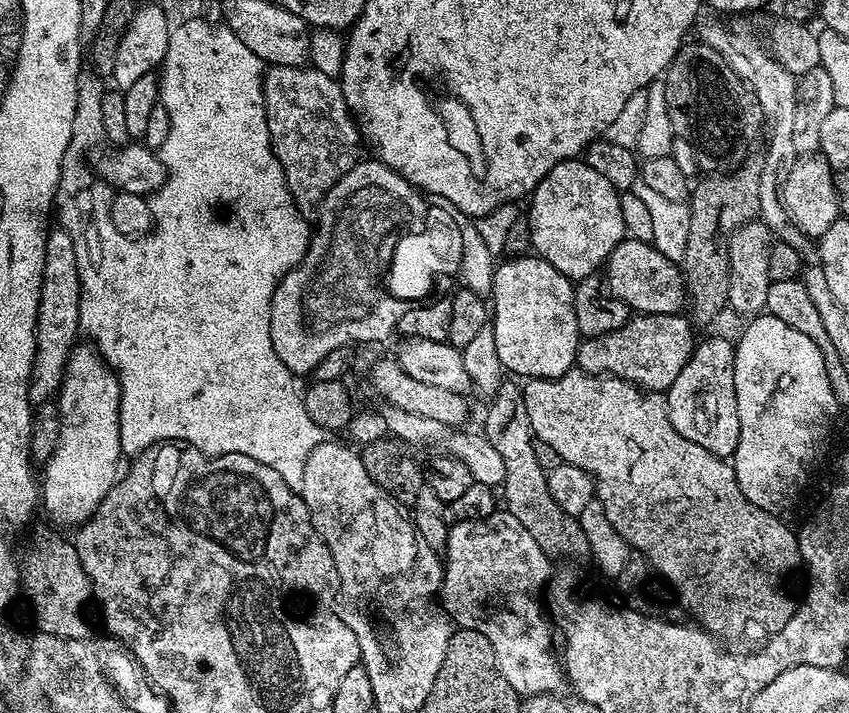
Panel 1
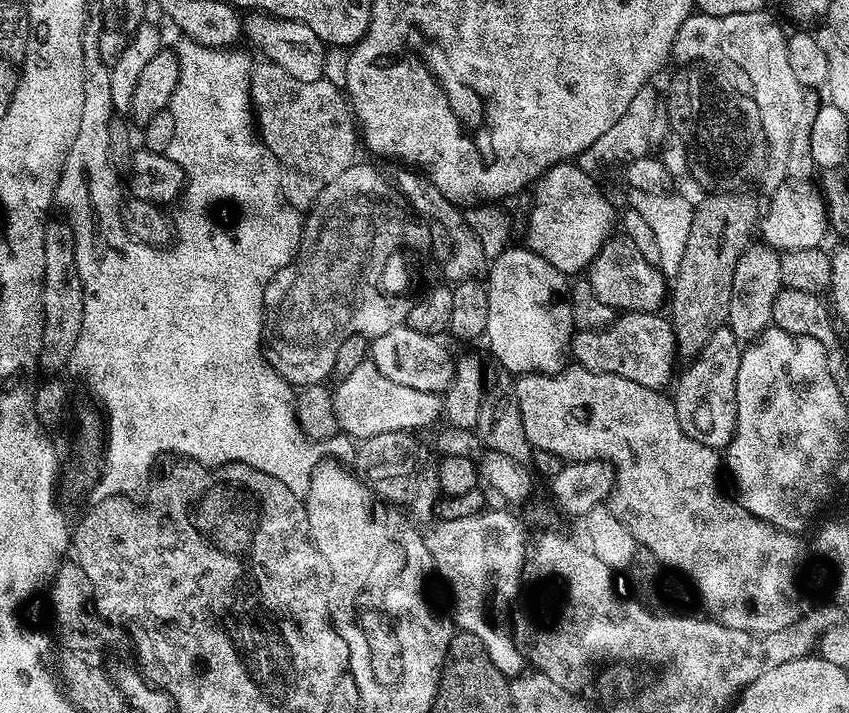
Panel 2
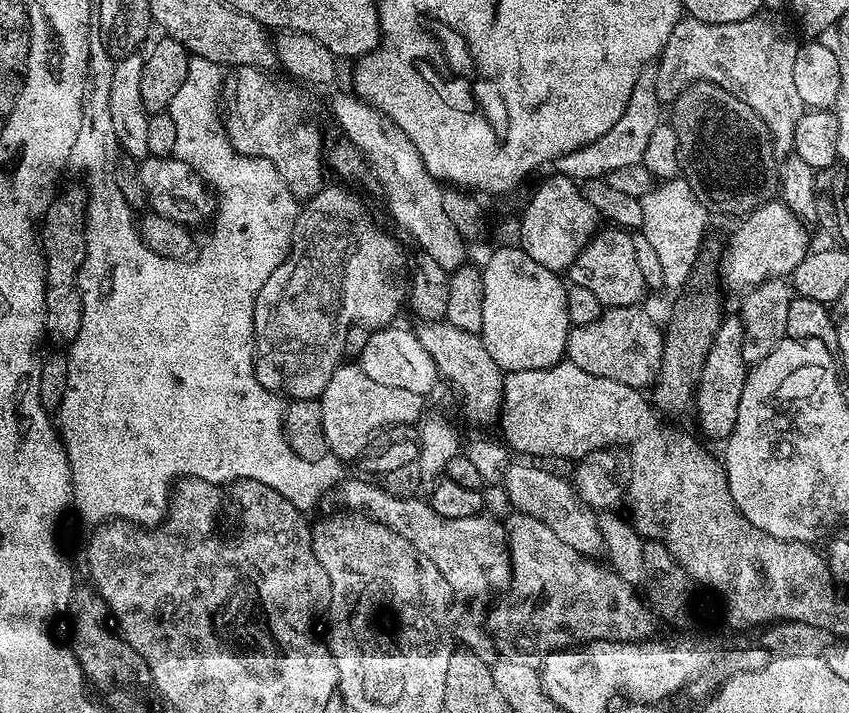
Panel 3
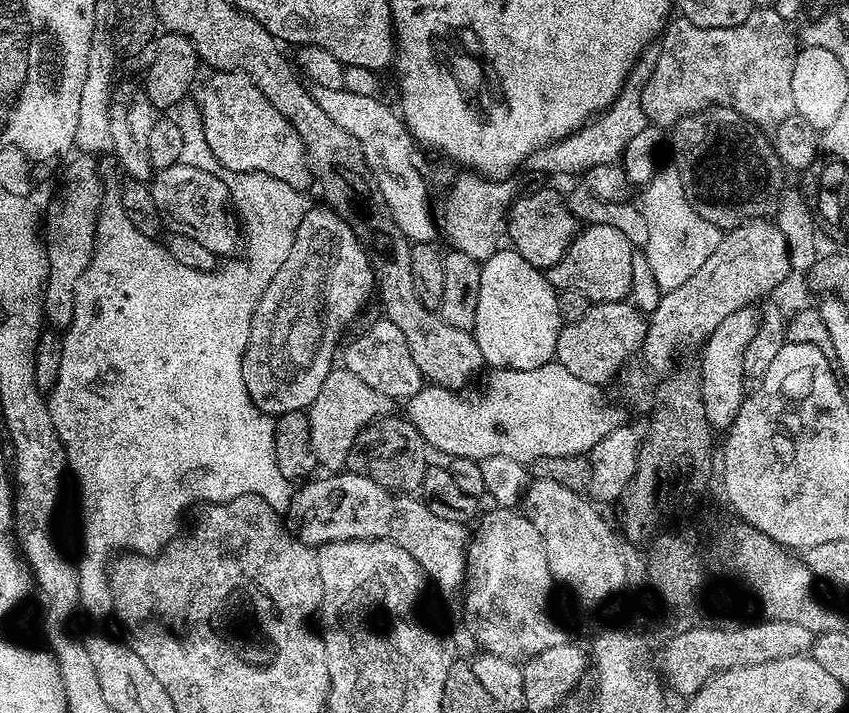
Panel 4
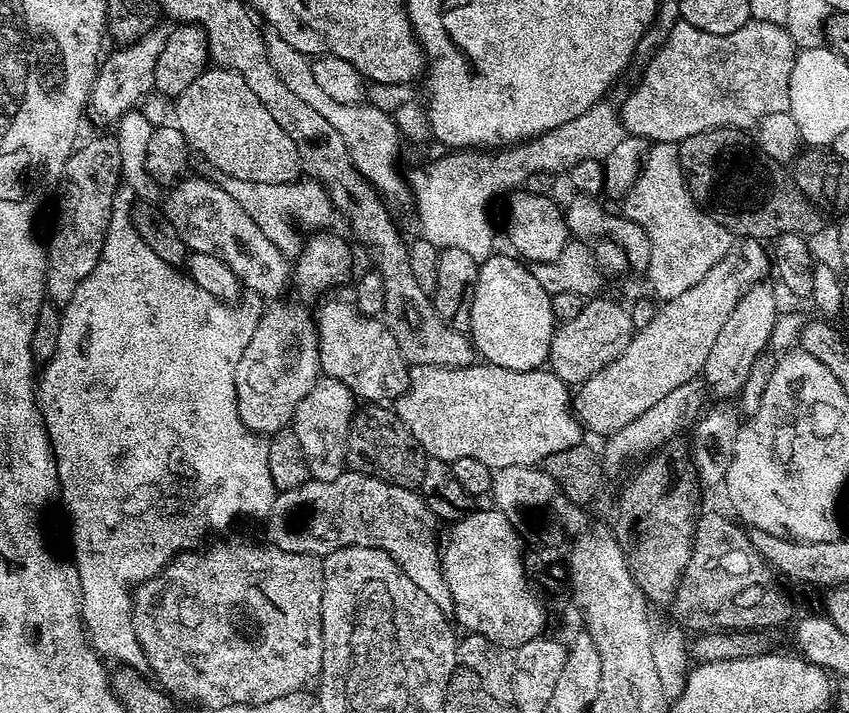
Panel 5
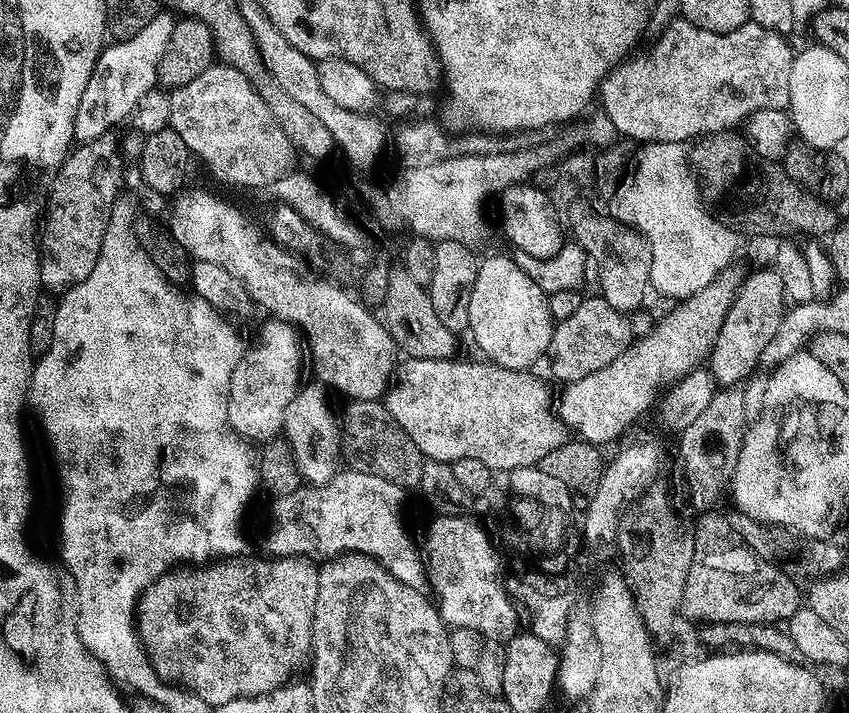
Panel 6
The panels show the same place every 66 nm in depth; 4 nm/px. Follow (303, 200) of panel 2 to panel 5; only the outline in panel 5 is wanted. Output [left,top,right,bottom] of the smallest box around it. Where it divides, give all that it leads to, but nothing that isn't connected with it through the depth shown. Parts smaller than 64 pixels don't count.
[174,66,302,184]

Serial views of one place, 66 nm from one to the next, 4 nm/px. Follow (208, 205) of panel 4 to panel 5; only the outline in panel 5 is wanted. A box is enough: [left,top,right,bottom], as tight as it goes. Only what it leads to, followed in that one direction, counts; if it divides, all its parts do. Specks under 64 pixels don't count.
[162,176,290,296]

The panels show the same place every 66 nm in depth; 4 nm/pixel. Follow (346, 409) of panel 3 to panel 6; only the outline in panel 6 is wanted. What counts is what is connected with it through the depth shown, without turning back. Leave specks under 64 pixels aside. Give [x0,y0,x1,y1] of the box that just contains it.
[282,380,342,487]

